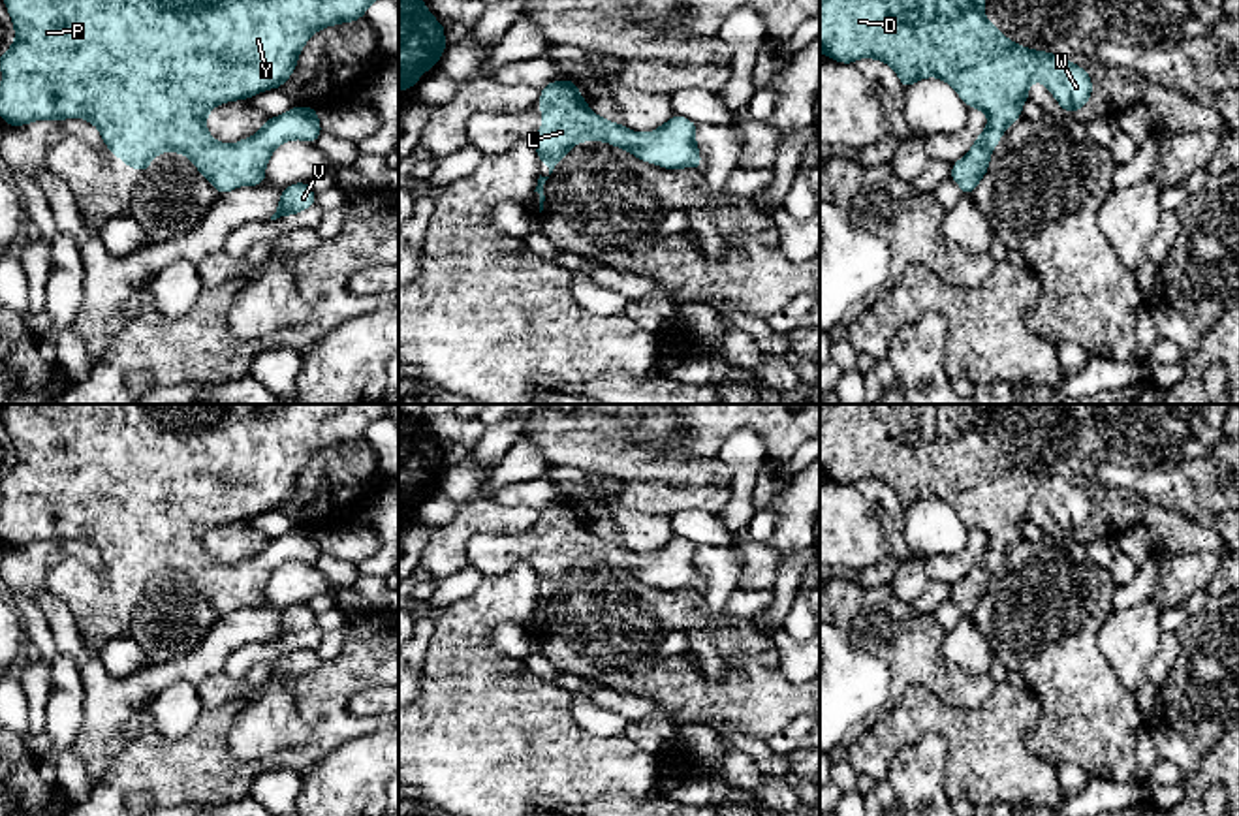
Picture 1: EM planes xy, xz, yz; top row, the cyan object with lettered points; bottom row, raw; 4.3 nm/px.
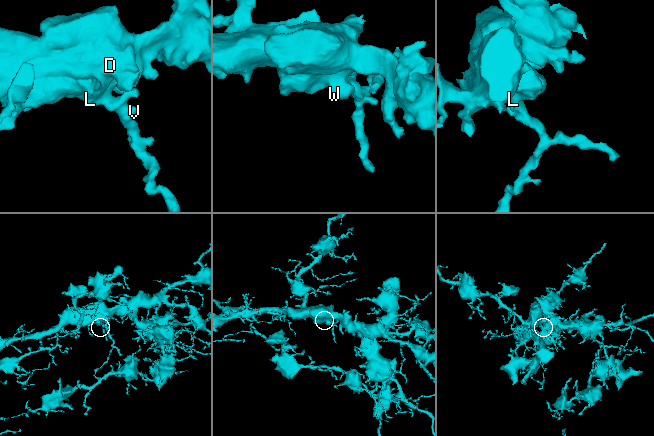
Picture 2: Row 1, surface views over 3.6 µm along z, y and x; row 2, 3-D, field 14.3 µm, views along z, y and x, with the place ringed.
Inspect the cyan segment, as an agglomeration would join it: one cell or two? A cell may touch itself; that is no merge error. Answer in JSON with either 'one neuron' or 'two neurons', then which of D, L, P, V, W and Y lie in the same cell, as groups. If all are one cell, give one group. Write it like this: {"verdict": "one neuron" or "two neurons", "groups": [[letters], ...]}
{"verdict": "one neuron", "groups": [["D", "L", "P", "V", "W", "Y"]]}

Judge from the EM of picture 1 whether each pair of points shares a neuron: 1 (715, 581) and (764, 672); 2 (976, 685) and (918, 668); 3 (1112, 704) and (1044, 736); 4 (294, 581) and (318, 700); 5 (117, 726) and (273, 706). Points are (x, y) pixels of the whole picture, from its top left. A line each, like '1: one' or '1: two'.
1: two
2: one
3: one
4: two
5: two

